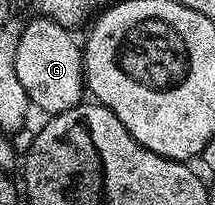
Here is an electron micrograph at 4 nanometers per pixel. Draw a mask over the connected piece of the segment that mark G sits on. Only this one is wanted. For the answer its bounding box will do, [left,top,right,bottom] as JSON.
[16,18,84,116]

